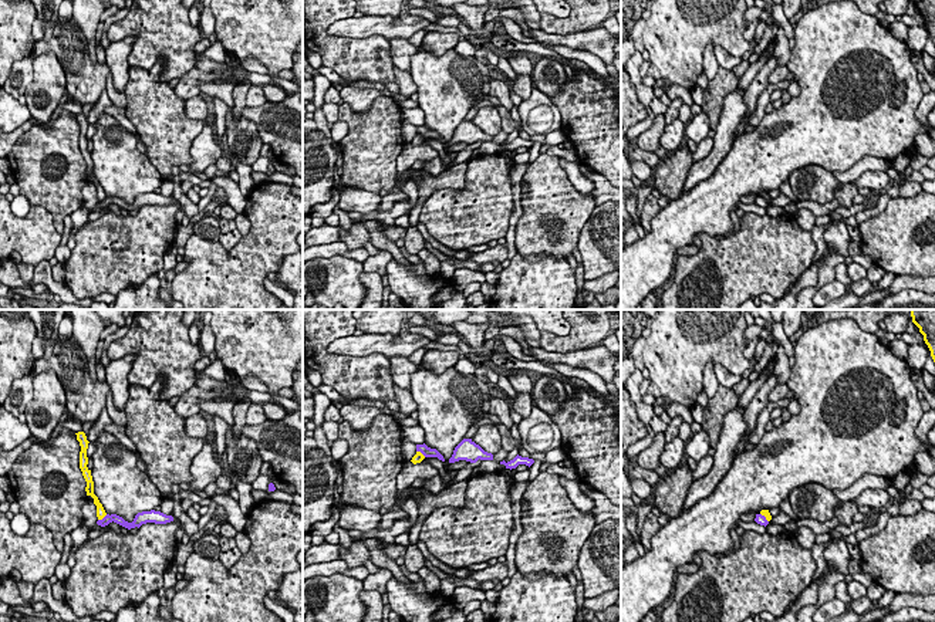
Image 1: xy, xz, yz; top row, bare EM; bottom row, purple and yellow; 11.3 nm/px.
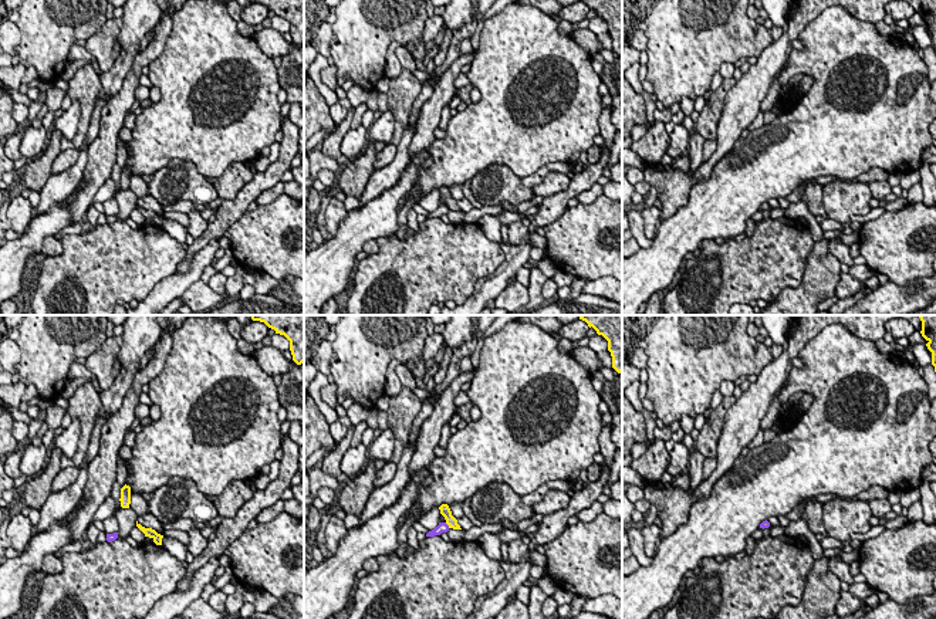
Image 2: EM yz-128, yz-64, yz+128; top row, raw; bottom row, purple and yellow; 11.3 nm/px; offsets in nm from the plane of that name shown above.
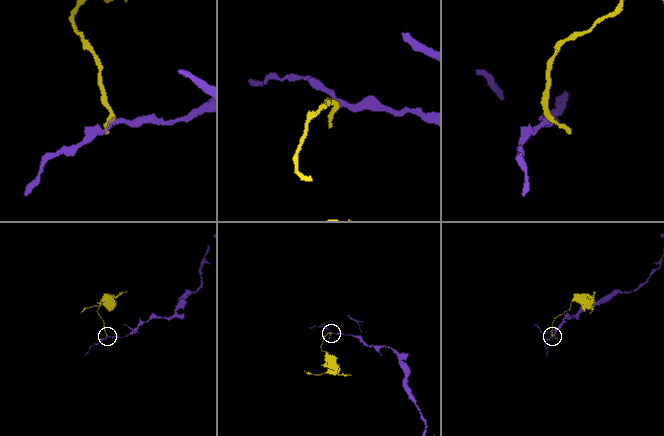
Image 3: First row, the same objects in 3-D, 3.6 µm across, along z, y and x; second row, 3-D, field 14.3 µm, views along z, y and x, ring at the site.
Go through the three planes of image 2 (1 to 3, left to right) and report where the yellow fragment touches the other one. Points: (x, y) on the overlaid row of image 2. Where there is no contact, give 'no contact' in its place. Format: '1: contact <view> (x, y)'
1: no contact
2: contact yz-64 (448, 526)
3: no contact

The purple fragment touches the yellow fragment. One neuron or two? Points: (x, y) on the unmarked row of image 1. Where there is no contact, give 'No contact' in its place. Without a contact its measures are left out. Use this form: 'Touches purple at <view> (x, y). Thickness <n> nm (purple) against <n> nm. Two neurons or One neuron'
Touches purple at xy (104, 199). Thickness 100 nm (purple) against 100 nm. Two neurons

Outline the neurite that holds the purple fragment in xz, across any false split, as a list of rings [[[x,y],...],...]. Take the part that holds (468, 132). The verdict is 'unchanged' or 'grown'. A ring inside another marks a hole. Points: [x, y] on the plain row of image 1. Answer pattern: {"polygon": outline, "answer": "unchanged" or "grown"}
{"polygon": [[[463,121],[453,132],[449,145],[455,145],[459,142],[466,142],[470,145],[476,145],[477,142],[493,142],[493,136],[485,133],[479,126],[476,126],[472,121]]], "answer": "unchanged"}

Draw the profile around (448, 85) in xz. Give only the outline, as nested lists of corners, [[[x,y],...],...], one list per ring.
[[[419,45],[411,58],[411,75],[418,87],[423,125],[443,138],[448,151],[455,129],[465,121],[473,102],[489,95],[490,70],[473,55],[448,50],[435,57]]]

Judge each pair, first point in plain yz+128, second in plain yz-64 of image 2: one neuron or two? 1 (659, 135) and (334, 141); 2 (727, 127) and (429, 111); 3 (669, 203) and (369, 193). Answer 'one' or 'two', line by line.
1: one
2: two
3: two

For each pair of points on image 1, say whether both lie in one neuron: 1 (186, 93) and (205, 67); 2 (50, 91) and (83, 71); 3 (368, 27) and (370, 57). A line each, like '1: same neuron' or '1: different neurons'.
1: same neuron
2: different neurons
3: different neurons

